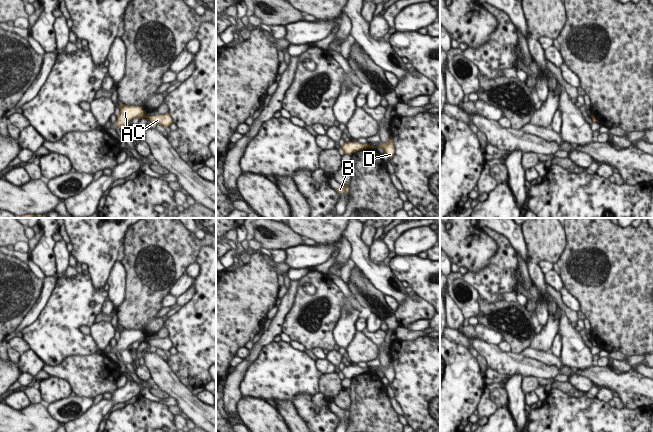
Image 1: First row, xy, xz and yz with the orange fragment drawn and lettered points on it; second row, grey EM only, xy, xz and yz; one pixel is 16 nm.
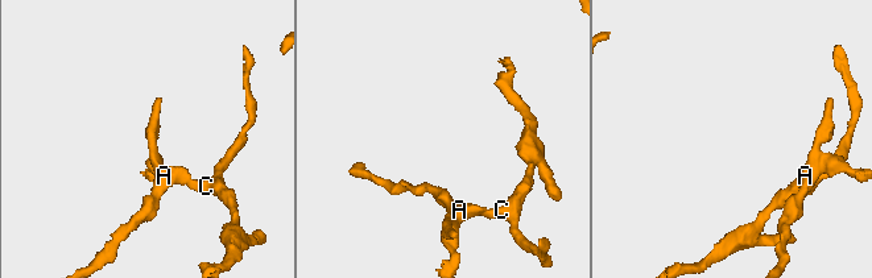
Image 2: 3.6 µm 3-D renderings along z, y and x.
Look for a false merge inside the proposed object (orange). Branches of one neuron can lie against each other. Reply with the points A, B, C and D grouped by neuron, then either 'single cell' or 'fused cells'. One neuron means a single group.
A B / C D; fused cells

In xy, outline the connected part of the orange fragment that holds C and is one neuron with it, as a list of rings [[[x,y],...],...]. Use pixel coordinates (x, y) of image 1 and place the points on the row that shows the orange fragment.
[[[169,113],[163,115],[156,115],[156,116],[145,116],[147,120],[151,122],[151,125],[162,125],[164,128],[169,127],[173,121],[169,115]]]

